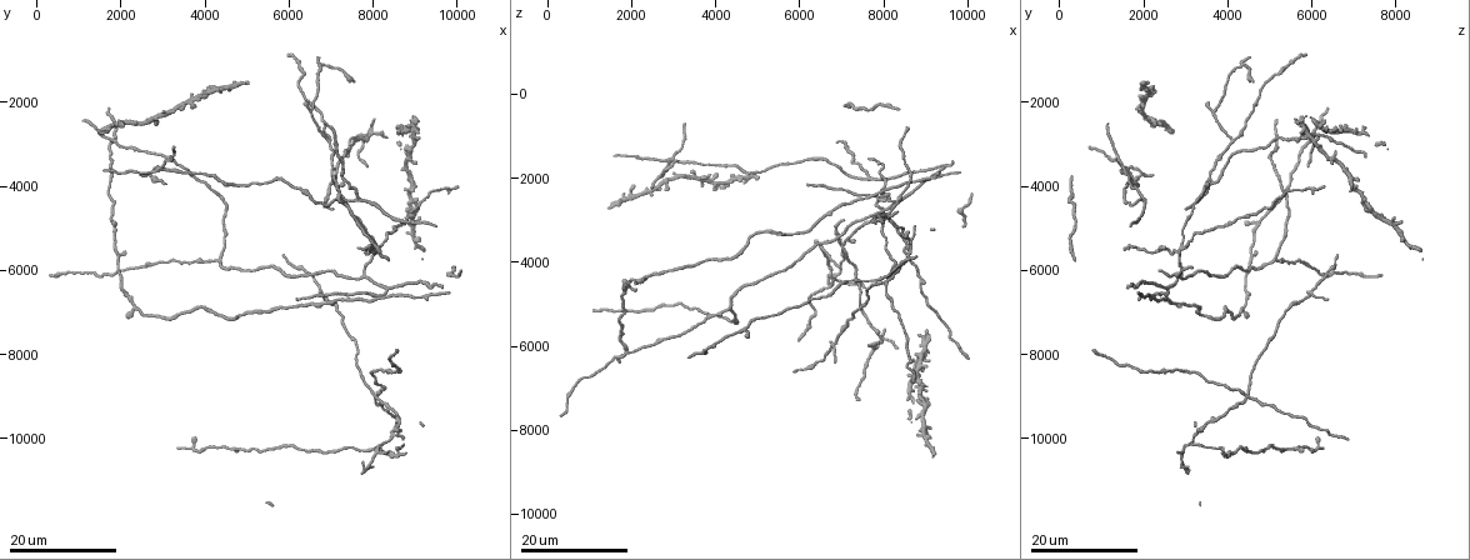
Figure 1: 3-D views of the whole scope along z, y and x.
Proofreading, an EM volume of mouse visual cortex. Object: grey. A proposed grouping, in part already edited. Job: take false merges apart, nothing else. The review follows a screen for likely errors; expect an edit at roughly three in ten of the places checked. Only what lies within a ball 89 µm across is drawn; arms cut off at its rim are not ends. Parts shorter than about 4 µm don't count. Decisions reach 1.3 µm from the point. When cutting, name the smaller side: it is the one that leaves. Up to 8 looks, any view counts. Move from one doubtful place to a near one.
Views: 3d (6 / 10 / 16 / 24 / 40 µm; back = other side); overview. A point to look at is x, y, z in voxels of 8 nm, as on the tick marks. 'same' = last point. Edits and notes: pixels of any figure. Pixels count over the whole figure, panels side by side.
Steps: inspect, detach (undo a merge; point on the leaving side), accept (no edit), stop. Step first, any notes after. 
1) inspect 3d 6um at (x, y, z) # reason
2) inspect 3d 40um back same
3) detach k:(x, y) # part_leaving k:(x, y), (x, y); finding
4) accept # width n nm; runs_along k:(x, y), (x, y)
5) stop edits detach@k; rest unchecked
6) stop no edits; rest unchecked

inspect 3d 24um at (7650, 6750, 2500)

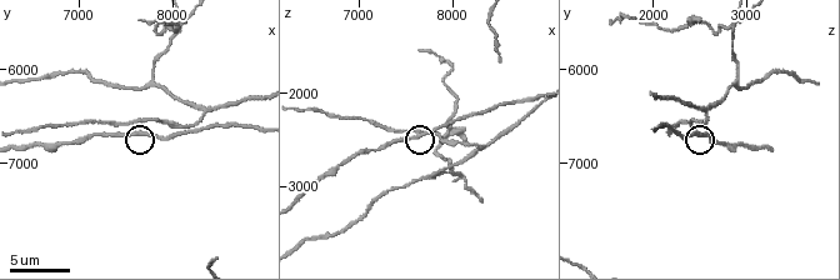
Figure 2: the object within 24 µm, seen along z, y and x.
inspect 3d 10um at (7650, 6700, 2450)

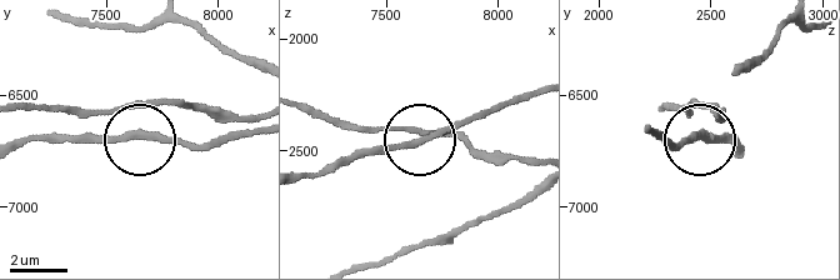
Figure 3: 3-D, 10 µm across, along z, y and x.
accept # arms 3; runs_along 3:(246, 119), (149, 105), (135, 141), (65, 141); all the same neuron

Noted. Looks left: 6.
inspect 3d 16um at (2950, 3500, 1550) # four or more arms meet

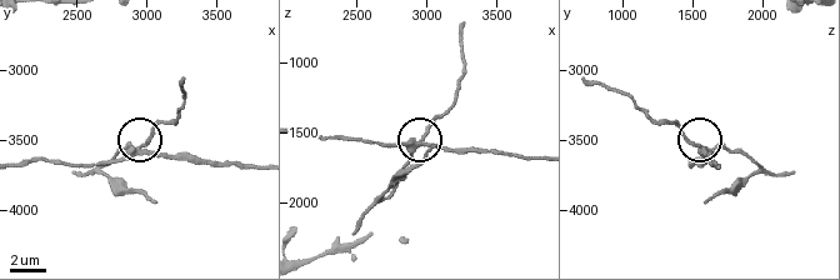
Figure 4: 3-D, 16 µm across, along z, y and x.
inspect 3d 6um at (2940, 3560, 1540)

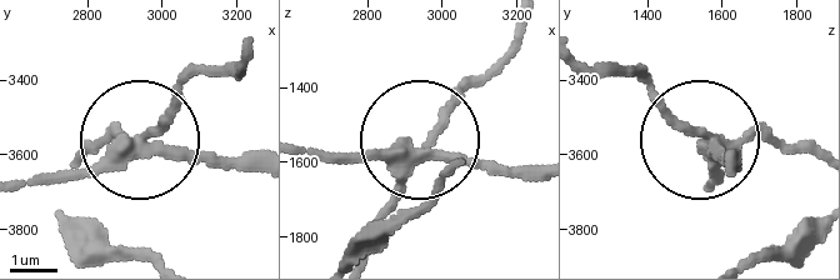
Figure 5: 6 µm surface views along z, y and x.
detach 5:(95, 140) # arms 4; part_leaving 5:(125, 143), (181, 84), (241, 55); a second neuron is stuck on

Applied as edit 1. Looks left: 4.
inspect 3d 16um at (6900, 2950, 4150) # branch point

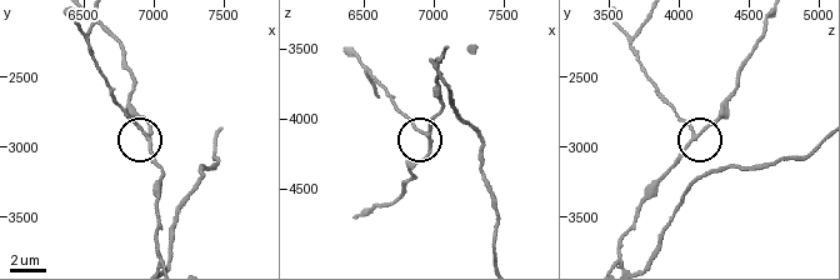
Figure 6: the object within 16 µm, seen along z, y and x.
inspect 3d 10um at (6940, 2920, 4120)

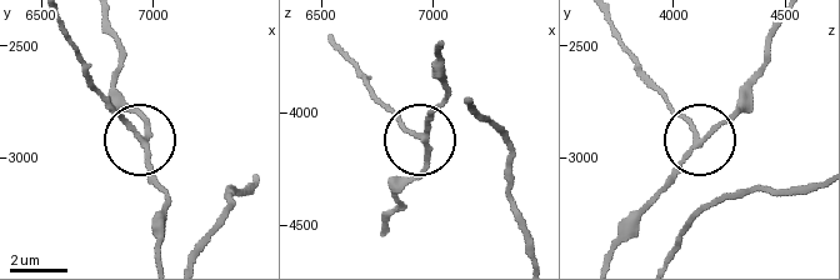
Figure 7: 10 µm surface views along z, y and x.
accept # side_arm 27 um; runs_along 7:(606, 256), (671, 170), (748, 101); one neuron here

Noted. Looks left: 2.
inspect 3d 10um at (8350, 6450, 2550) # two arms in line, one across

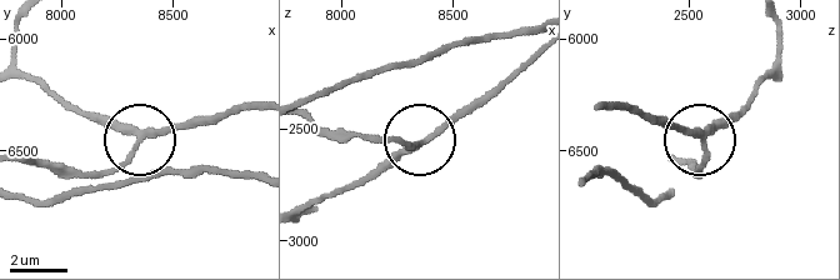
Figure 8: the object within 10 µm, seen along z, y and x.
accept # arms 3; runs_along 8:(95, 175), (143, 141), (190, 125); one neuron here

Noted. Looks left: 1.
stop edits detach@5; rest unchecked

